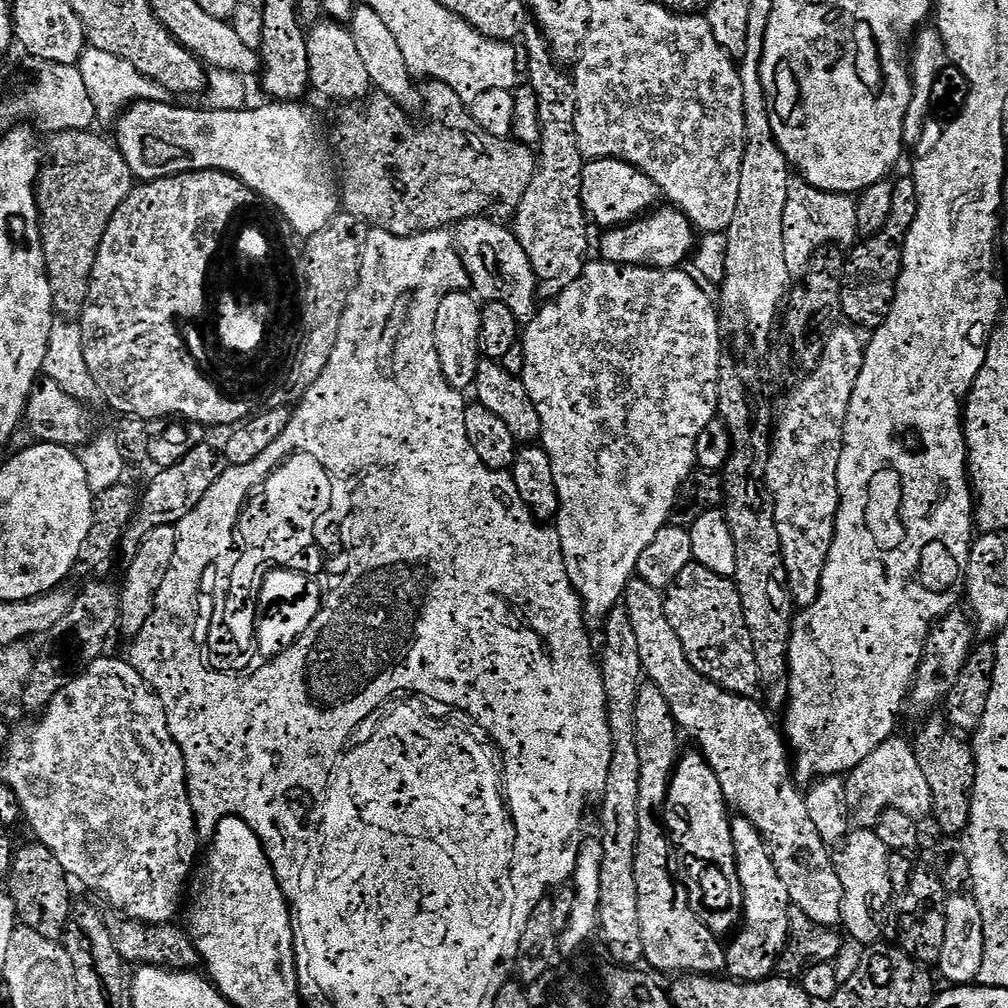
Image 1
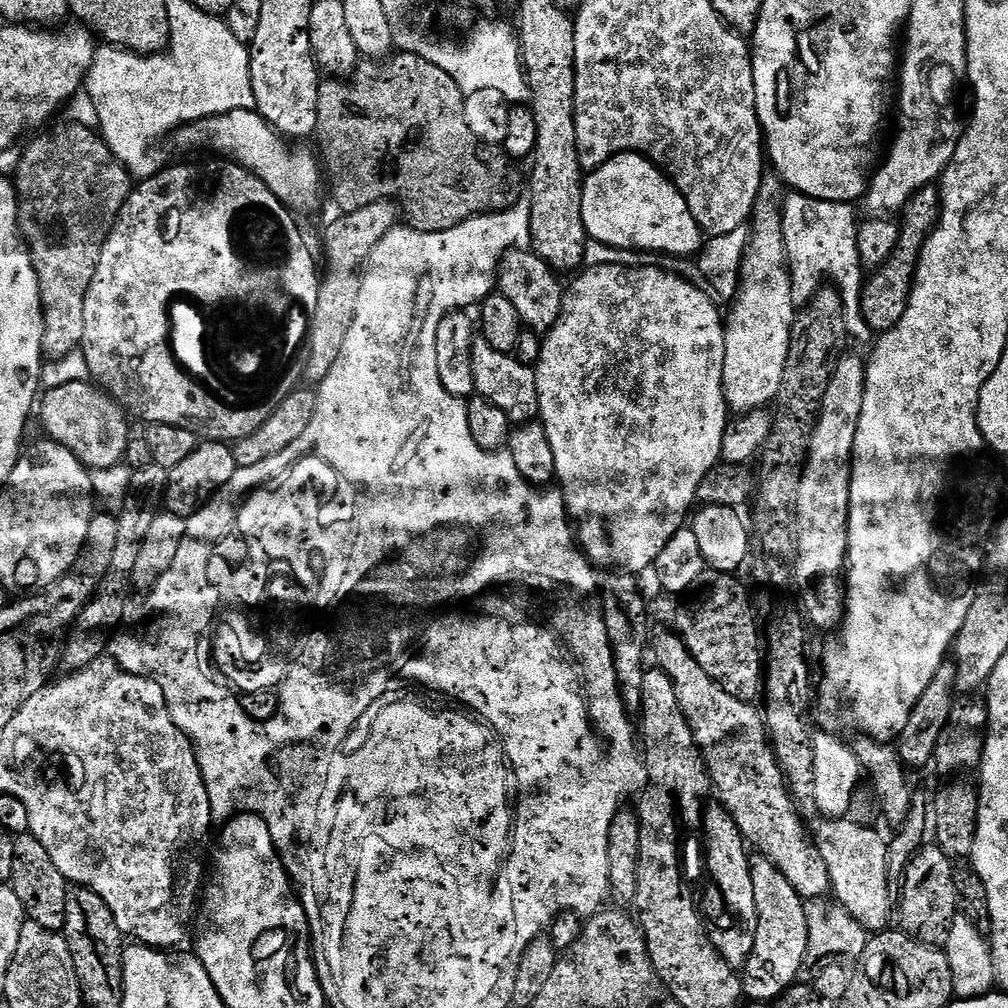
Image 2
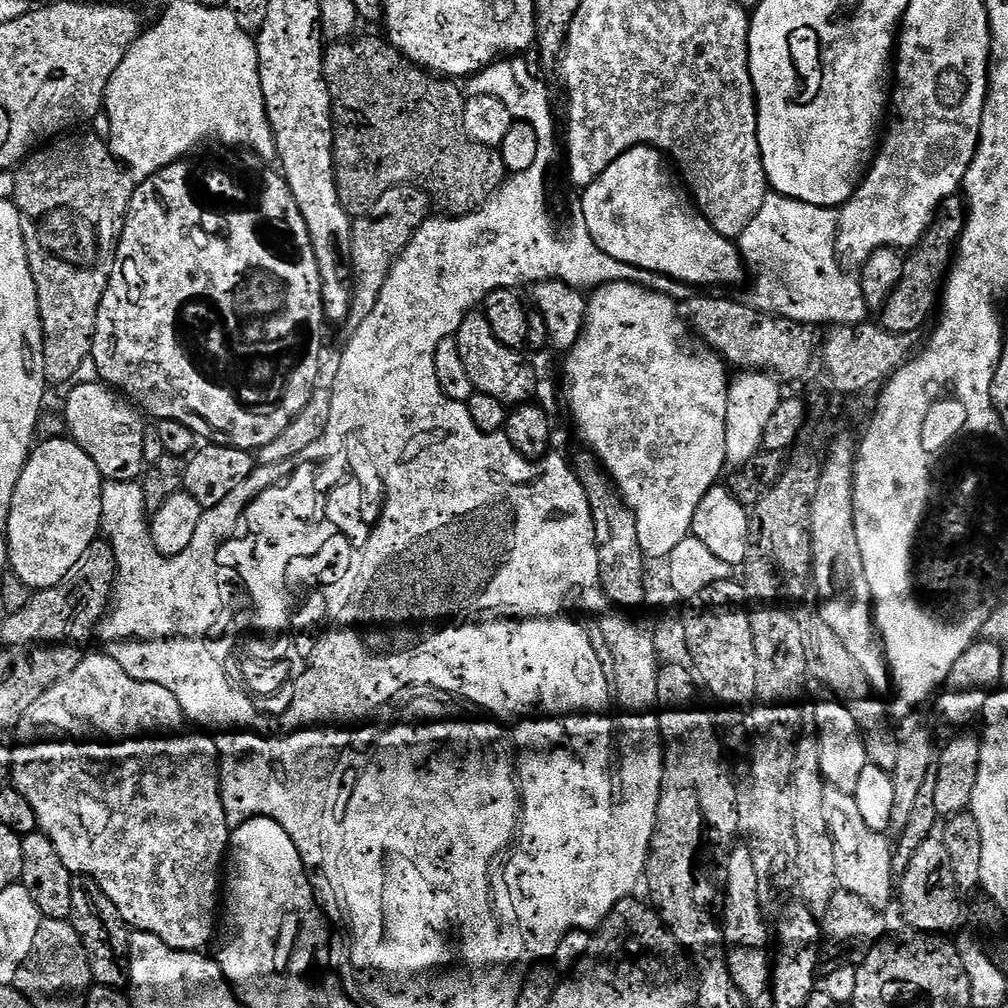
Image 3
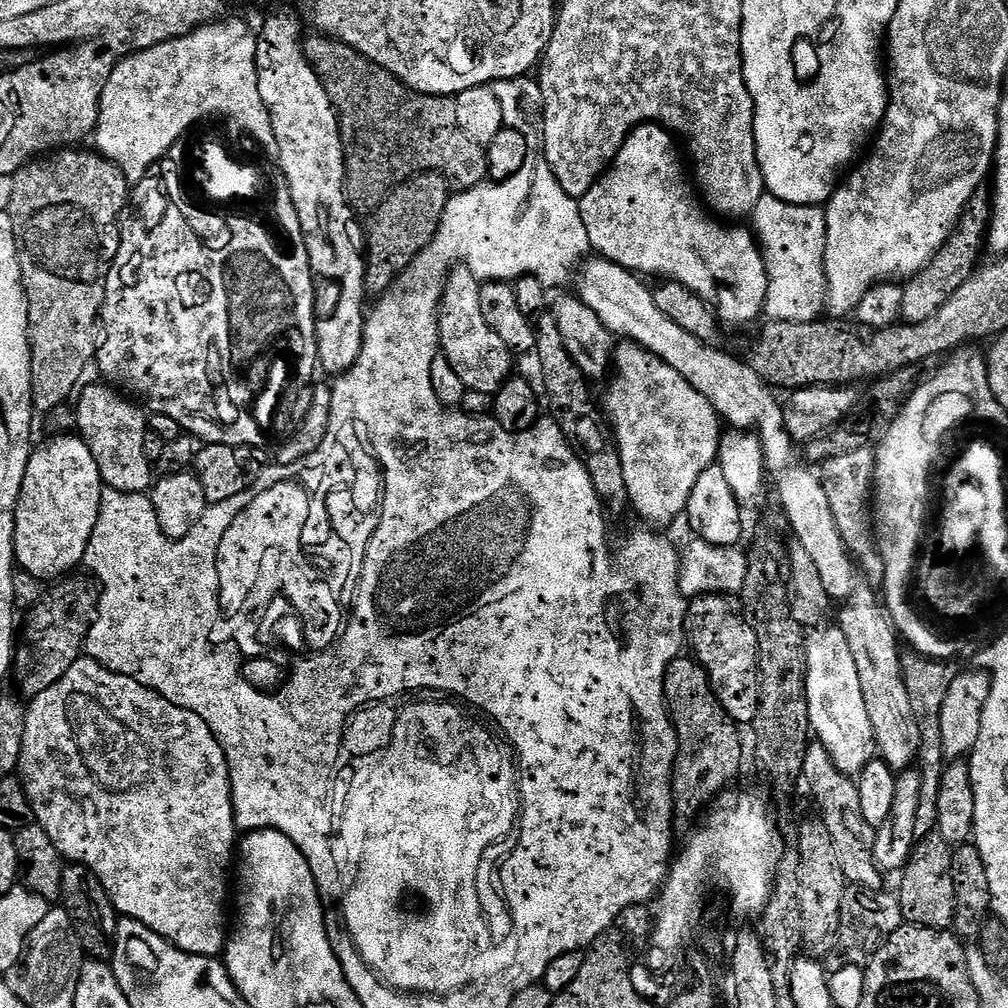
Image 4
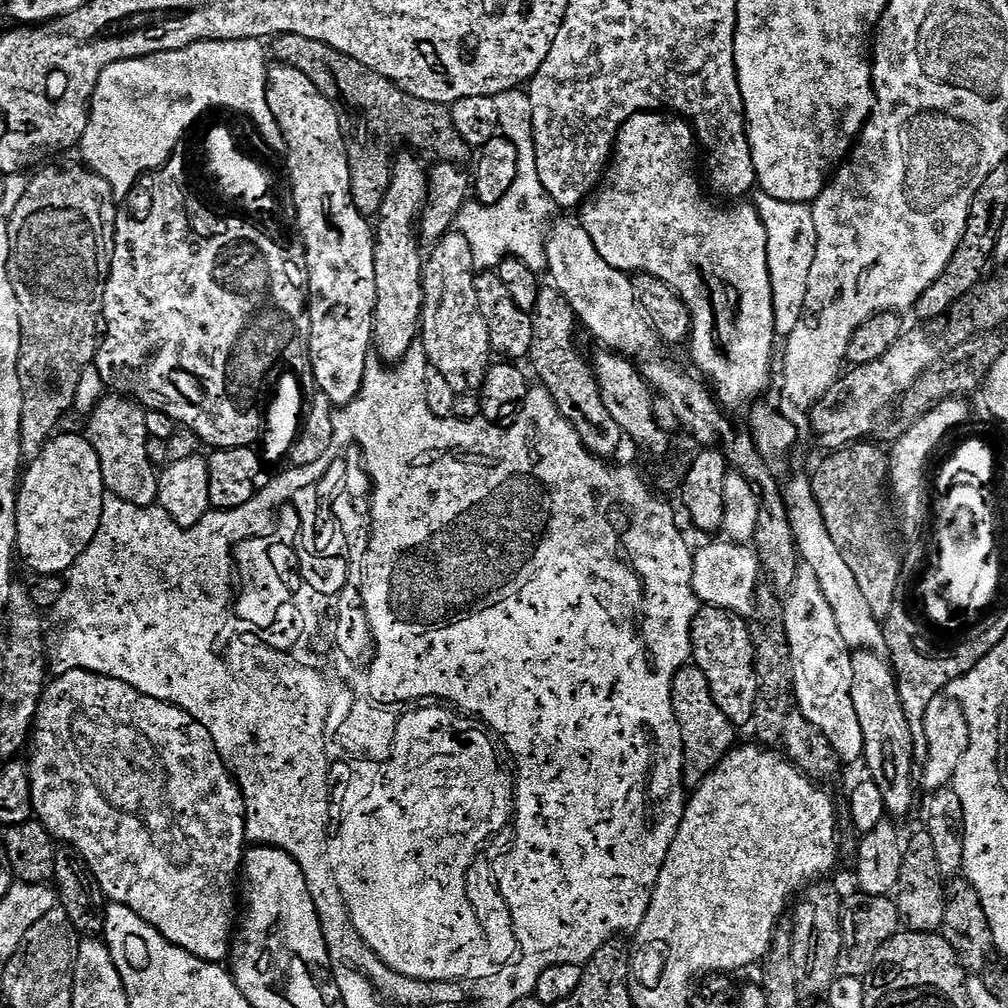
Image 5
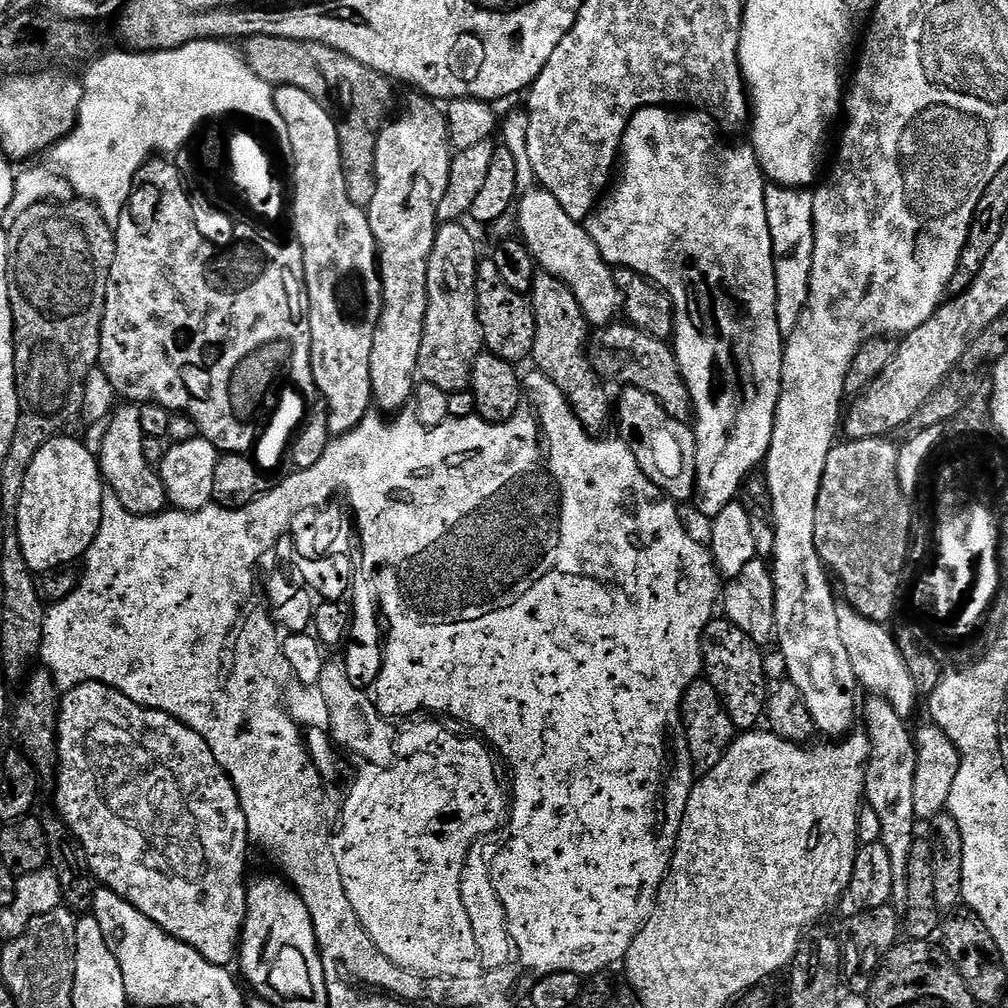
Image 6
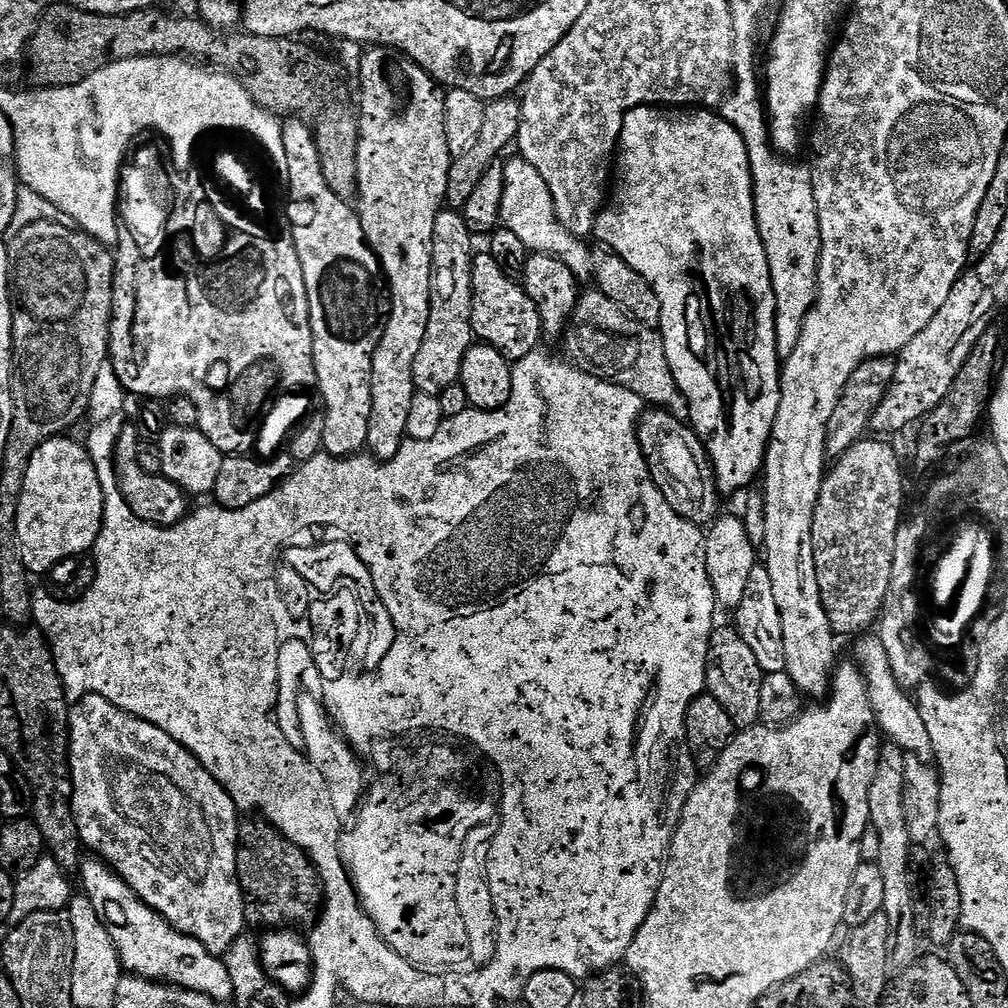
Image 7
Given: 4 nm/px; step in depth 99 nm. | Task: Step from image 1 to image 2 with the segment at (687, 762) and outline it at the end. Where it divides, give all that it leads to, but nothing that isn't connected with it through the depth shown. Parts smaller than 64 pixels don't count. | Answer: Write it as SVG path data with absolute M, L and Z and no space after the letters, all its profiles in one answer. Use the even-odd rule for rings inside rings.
M720 804L709 805L702 816L702 830L706 838L706 856L711 866L713 885L718 886L725 898L729 913L739 920L740 930L734 928L726 932L711 933L715 948L722 954L724 961L737 970L743 969L750 959L755 946L757 932L756 906L754 904L754 886L749 853L746 854L746 841L738 830L737 819Z

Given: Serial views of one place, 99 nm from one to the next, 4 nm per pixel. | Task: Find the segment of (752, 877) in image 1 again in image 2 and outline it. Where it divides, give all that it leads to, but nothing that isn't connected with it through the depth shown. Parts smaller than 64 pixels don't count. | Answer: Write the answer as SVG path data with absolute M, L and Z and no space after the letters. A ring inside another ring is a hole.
M763 854L751 857L757 932L754 951L742 969L744 996L760 1002L779 999L795 980L807 952L807 916L803 897Z

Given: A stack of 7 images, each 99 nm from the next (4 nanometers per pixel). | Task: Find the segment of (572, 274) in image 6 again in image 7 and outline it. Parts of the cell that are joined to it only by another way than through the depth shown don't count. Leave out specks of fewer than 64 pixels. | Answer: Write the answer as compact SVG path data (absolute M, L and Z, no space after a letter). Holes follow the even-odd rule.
M522 158L507 161L504 164L504 193L502 194L502 206L500 207L500 224L514 232L515 237L523 242L529 253L541 252L550 254L566 266L576 275L577 281L584 282L587 276L593 275L592 254L587 244L581 237L570 234L566 226L558 218L554 210L554 198L542 182L542 174L530 166Z

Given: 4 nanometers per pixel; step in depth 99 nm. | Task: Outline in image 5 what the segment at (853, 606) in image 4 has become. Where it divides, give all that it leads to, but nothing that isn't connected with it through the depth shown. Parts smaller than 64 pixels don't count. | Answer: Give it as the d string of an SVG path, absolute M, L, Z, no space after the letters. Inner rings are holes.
M863 650L853 653L851 665L854 671L851 698L862 727L862 760L863 763L868 763L867 775L875 780L878 790L882 790L885 813L892 818L904 816L911 810L912 799L916 796L915 790L912 789L912 768L914 769L916 759L910 726L906 723L901 699L898 698L895 672L879 653Z

